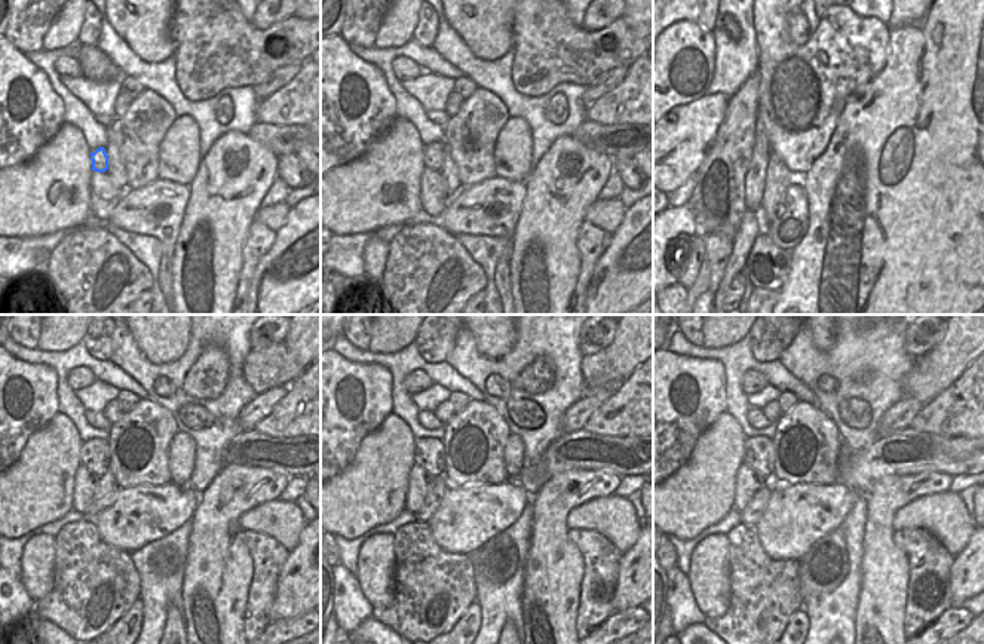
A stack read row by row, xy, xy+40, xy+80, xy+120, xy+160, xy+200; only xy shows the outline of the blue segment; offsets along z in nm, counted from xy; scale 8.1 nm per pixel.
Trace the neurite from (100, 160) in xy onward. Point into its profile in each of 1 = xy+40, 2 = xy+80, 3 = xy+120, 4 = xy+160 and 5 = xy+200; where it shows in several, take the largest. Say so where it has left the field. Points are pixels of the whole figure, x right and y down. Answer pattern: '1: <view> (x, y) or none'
1: xy+40 (434, 152)
2: xy+80 (765, 123)
3: xy+120 (95, 453)
4: xy+160 (428, 451)
5: xy+200 (759, 451)

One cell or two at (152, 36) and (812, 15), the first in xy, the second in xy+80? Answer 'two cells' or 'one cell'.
one cell

